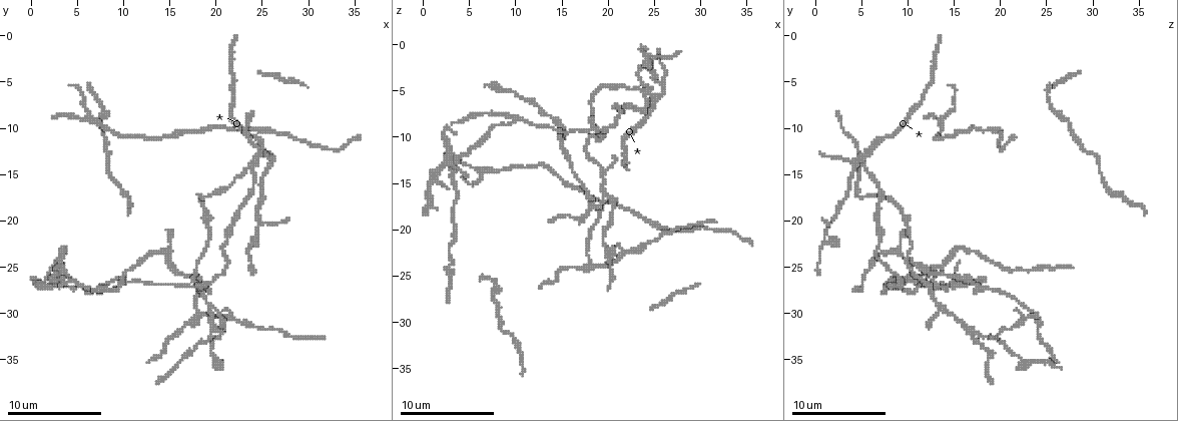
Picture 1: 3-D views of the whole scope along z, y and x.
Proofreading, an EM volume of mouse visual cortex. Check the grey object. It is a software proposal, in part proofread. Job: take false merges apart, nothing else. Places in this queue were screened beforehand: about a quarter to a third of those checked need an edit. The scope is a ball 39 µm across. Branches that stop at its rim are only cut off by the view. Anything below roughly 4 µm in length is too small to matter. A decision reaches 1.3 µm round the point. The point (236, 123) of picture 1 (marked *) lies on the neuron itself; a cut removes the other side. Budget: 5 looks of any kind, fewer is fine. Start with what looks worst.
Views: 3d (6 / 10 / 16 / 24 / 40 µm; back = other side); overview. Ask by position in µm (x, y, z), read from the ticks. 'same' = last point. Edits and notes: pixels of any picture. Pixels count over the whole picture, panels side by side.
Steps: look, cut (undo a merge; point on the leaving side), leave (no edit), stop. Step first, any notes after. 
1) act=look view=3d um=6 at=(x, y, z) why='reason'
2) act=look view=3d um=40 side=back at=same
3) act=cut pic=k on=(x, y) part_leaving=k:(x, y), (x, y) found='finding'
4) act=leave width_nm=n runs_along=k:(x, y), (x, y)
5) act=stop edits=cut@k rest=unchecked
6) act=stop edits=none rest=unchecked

act=look view=3d um=10 at=(19.6, 32.0, 16.6) why='three arms meet'

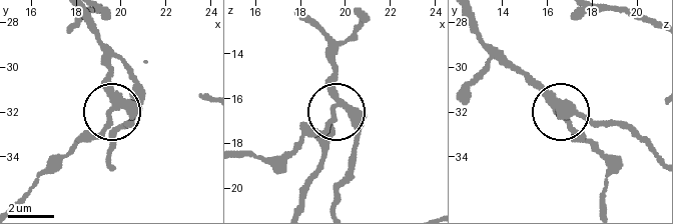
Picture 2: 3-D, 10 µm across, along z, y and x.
act=leave width_nm=310 runs_along=2:(306, 17), (327, 44), (332, 114), (294, 151) found='one neuron here'

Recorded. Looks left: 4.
act=look view=3d um=6 at=(23.8, 14.0, 5.2) why='two arms in line, one across'

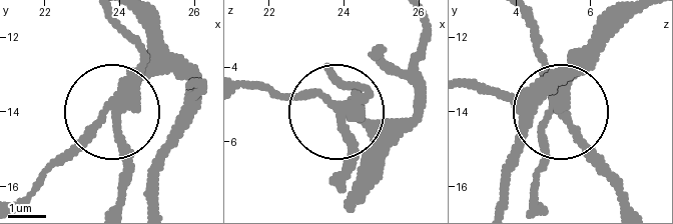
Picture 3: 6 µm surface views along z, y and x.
act=cut pic=3 on=(129, 40) side_arm_um=54 arms=3 found='a second neuron is stuck on'

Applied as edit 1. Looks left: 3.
act=look view=overview

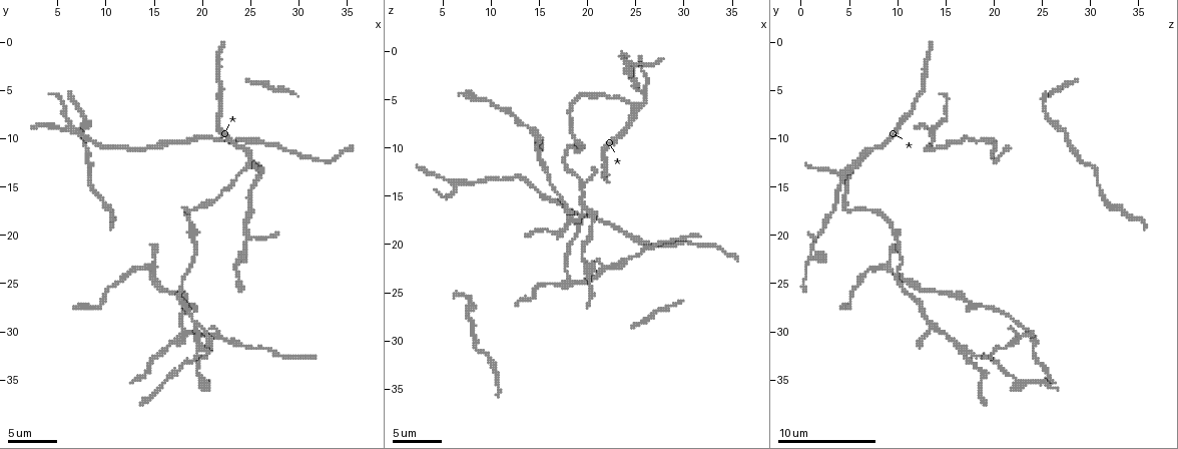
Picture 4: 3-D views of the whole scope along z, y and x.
act=look view=3d um=10 at=(18.8, 30.4, 24.2) why='arms part here'

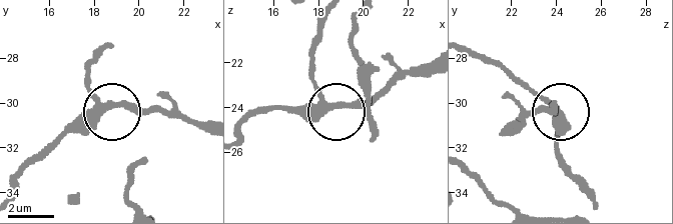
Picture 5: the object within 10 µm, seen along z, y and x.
act=look view=3d um=6 at=(18.7, 30.1, 23.9) why='closer look'

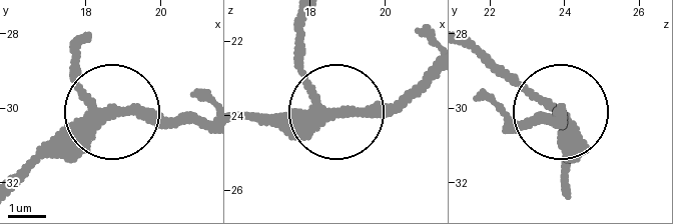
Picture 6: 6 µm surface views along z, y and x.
act=leave width_nm=290 runs_along=6:(86, 36), (73, 71), (105, 112), (73, 125), (25, 173) found='continuous, no second neuron'

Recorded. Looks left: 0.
act=stop edits=cut@3 rest=unchecked

